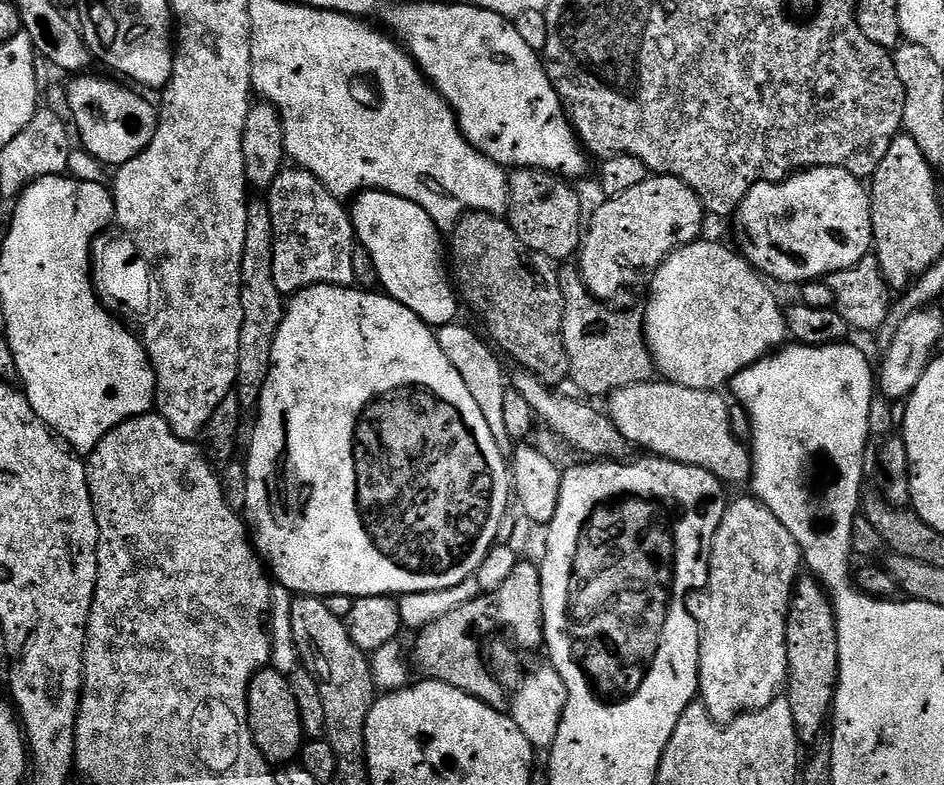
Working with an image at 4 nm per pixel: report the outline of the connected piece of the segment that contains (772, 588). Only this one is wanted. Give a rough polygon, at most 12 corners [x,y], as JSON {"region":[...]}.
{"region":[[733,499],[695,597],[717,722],[788,683],[790,530]]}

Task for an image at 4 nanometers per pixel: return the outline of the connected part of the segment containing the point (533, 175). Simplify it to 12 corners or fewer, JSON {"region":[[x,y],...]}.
{"region":[[508,175],[506,219],[528,250],[577,253],[582,202],[563,177]]}

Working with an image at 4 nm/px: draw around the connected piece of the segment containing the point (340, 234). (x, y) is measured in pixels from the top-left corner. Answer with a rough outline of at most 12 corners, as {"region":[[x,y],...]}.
{"region":[[313,172],[266,190],[274,286],[356,284],[349,209]]}

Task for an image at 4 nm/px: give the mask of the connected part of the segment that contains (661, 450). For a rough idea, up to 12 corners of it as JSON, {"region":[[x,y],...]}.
{"region":[[619,388],[606,415],[637,449],[747,485],[752,454],[719,391]]}

